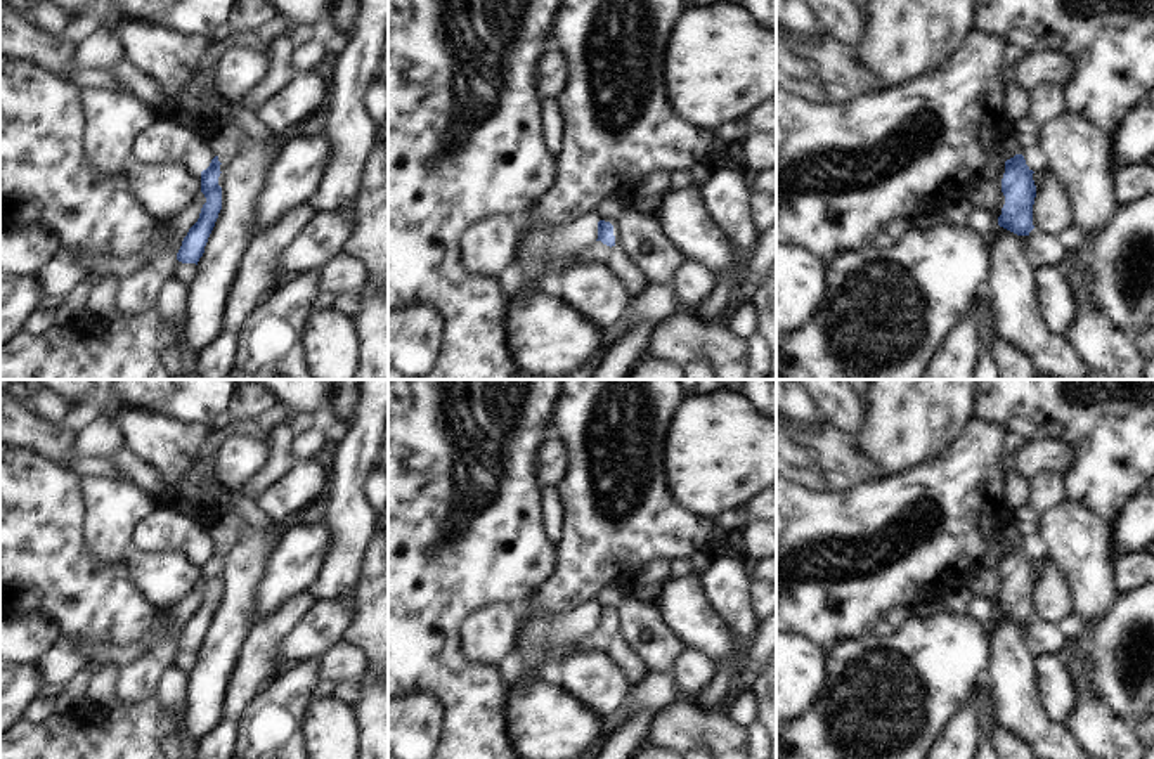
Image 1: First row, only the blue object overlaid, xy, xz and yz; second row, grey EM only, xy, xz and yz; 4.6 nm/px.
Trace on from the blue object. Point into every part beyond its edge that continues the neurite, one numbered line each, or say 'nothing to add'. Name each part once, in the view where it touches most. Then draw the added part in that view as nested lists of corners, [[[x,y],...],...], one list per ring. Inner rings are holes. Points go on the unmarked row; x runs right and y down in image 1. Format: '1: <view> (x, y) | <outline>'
1: xy (229, 525) | [[[234,509],[224,511],[218,529],[215,532],[215,541],[220,551],[229,551],[236,546],[239,532],[248,527]]]
2: xy (184, 661) | [[[177,650],[177,653],[173,655],[173,665],[184,674],[187,676],[192,669],[192,665],[196,664],[198,653],[196,652],[182,652]]]

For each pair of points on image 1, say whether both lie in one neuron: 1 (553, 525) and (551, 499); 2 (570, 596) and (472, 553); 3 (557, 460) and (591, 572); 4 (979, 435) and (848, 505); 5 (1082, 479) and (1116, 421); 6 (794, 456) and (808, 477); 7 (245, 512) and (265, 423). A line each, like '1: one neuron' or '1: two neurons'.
1: one neuron
2: two neurons
3: two neurons
4: one neuron
5: one neuron
6: one neuron
7: one neuron

